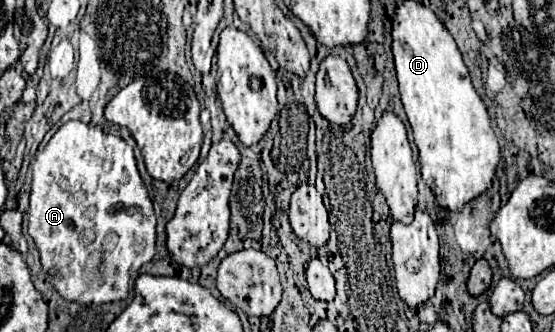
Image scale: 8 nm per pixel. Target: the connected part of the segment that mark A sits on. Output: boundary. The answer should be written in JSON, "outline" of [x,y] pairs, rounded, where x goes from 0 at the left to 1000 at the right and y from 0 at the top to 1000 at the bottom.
{"outline":[[[150,367],[114,373],[59,488],[52,711],[74,765],[77,819],[99,873],[124,910],[189,916],[225,904],[232,843],[279,771],[279,639],[250,530],[240,446],[214,410]]]}

